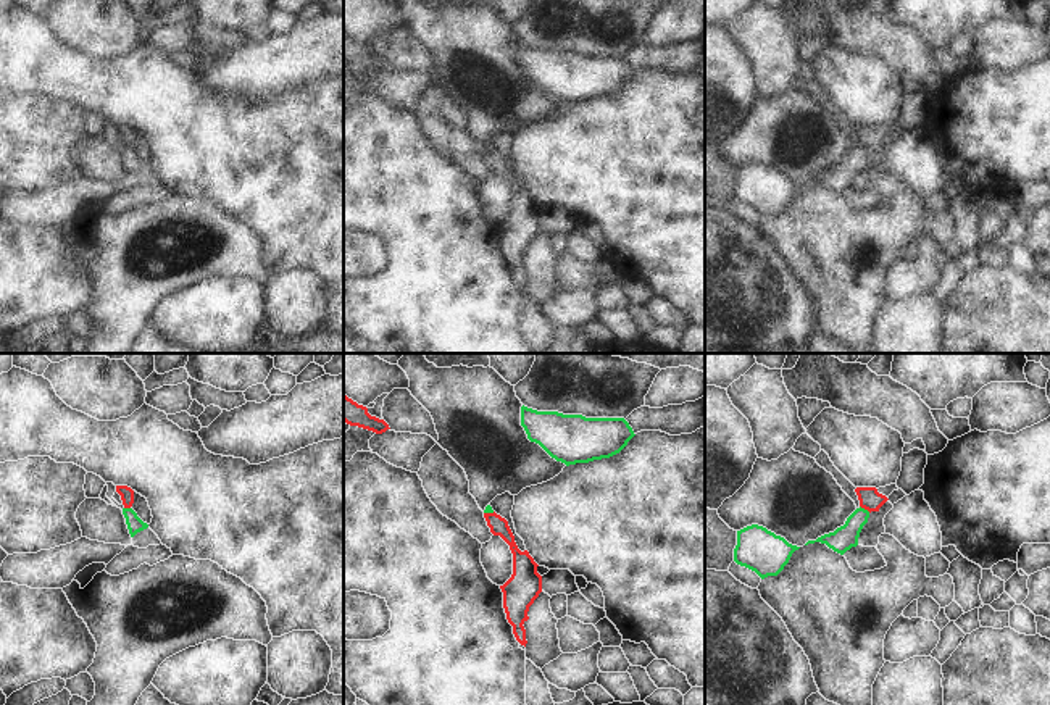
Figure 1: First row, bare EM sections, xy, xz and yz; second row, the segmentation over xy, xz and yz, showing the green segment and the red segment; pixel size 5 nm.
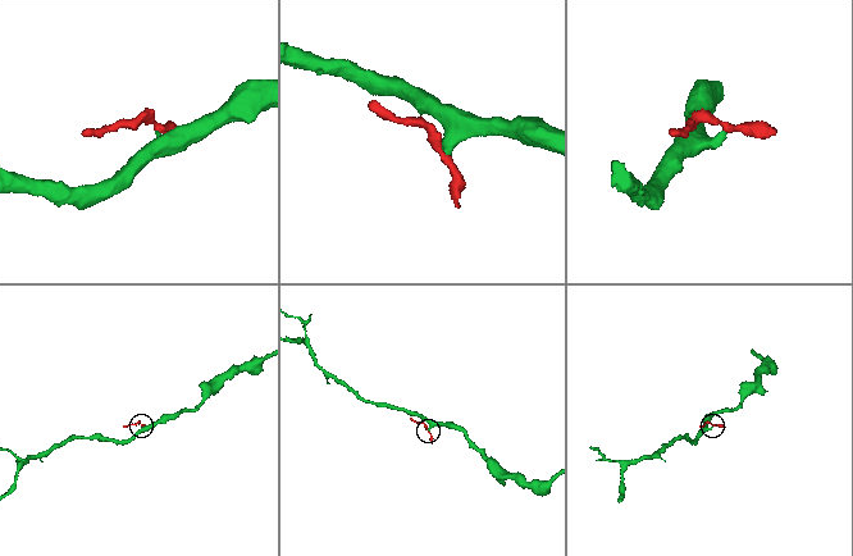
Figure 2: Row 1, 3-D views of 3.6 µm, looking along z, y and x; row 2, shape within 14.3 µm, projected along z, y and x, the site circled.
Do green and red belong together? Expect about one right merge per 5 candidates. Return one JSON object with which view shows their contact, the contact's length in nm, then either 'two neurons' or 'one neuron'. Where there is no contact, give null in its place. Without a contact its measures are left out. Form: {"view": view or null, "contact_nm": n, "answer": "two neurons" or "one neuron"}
{"view": "yz", "contact_nm": 70, "answer": "two neurons"}

